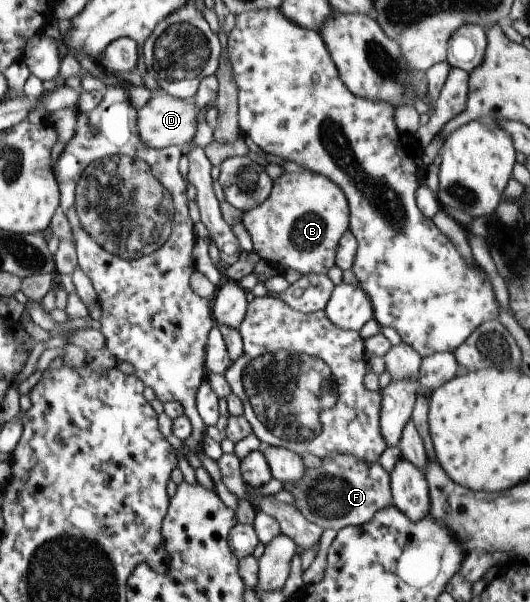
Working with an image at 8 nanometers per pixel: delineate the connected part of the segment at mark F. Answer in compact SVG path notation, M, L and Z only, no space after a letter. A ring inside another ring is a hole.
M330 454L320 458L320 465L306 468L299 482L285 481L284 489L292 494L295 509L320 529L338 531L346 526L365 524L382 508L393 505L389 473L376 462L359 460L352 454Z

